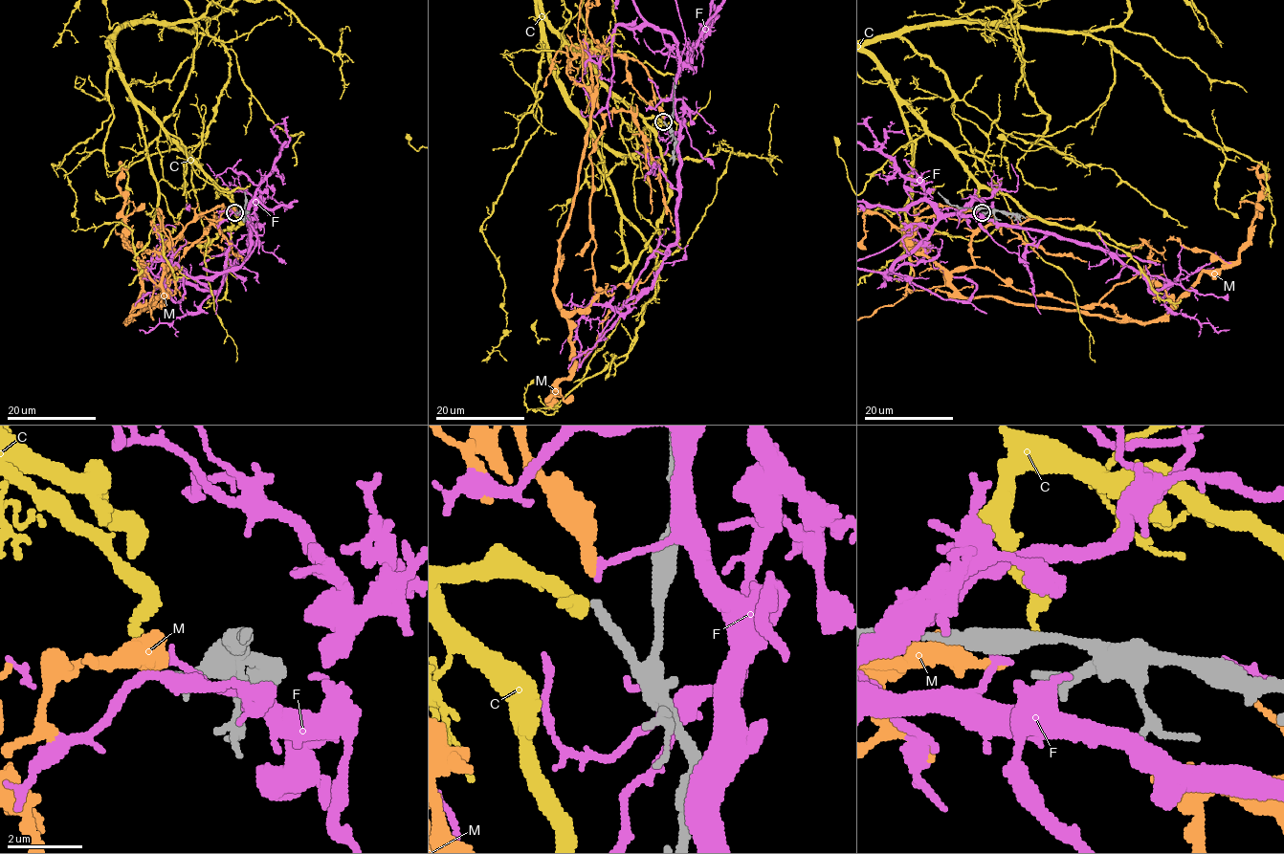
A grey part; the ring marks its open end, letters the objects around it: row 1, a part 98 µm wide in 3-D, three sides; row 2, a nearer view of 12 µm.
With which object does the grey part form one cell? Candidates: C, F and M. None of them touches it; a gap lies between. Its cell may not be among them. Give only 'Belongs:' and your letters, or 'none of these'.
Belongs: M

